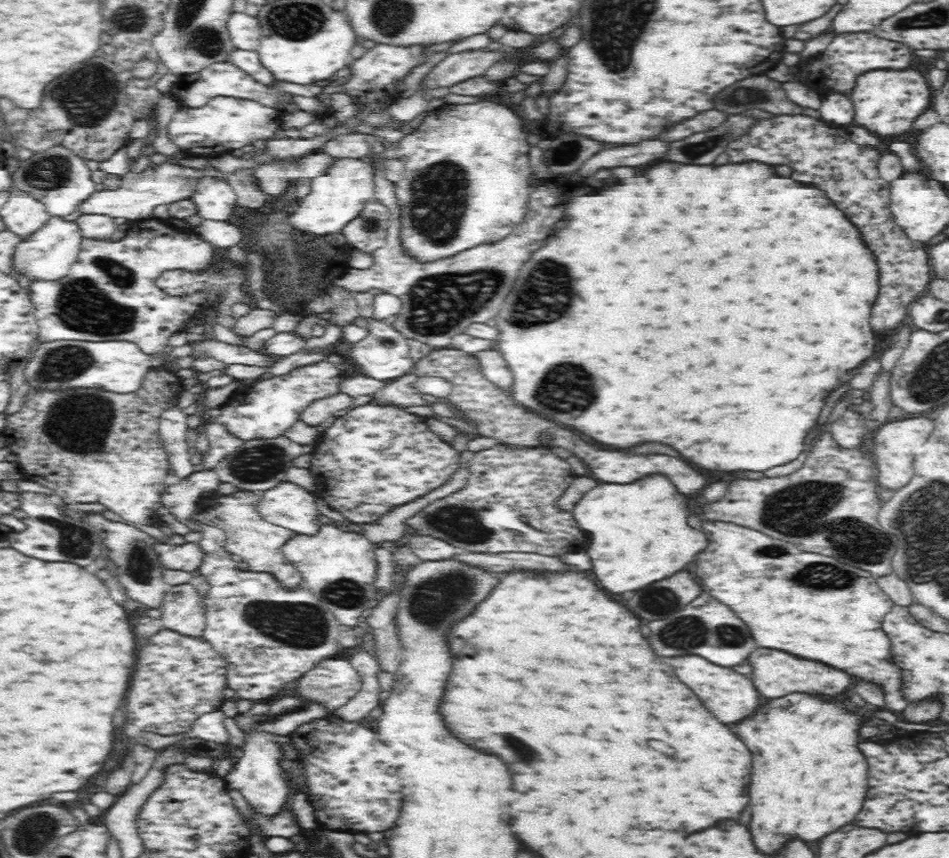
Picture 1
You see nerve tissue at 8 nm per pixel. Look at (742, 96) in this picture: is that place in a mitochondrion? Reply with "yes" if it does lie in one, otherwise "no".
yes

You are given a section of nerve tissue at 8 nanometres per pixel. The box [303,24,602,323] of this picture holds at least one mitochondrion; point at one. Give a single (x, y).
(437, 194)

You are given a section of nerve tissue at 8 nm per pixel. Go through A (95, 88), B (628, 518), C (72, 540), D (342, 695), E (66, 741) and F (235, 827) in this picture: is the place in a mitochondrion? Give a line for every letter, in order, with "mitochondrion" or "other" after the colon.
A: mitochondrion
B: other
C: mitochondrion
D: other
E: other
F: other

